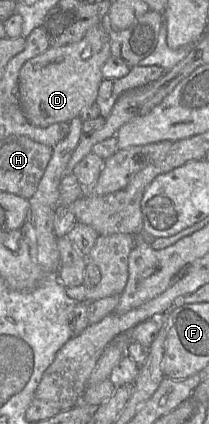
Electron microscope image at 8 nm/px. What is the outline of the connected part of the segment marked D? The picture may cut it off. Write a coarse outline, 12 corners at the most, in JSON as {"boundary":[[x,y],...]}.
{"boundary":[[100,24],[19,71],[28,122],[69,122],[96,103],[110,37]]}

